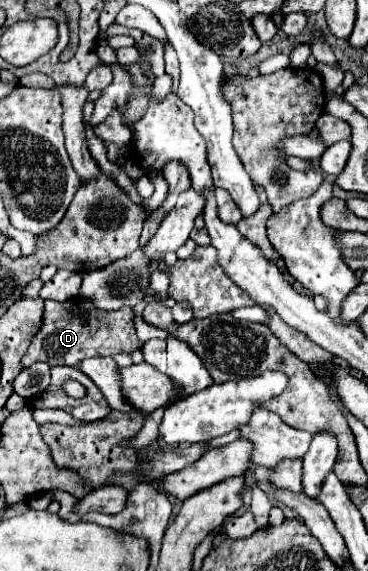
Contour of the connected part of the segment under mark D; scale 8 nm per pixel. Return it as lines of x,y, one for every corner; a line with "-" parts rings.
52,299
44,303
44,325
40,327
40,333
32,339
30,349
22,357
24,367
30,367
36,361
48,363
52,367
54,365
78,367
88,357
106,357
106,355
116,355
120,351
132,353
142,347
132,323
132,315
134,315
132,311
96,309
96,305
90,299
76,299
78,307
70,305
71,301
60,303

